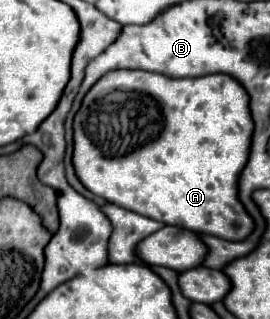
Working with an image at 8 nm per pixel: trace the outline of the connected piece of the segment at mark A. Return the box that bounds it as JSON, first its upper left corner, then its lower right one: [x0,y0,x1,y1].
[72,70,254,242]

